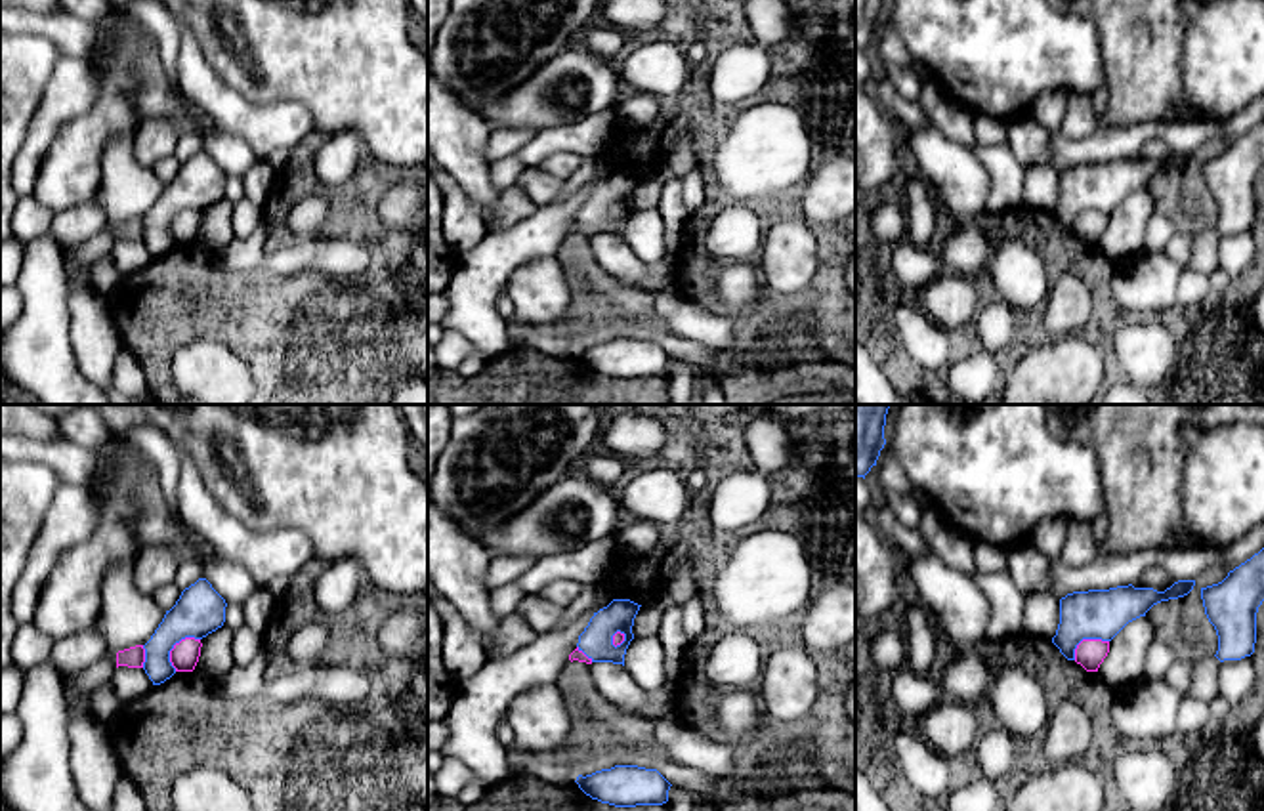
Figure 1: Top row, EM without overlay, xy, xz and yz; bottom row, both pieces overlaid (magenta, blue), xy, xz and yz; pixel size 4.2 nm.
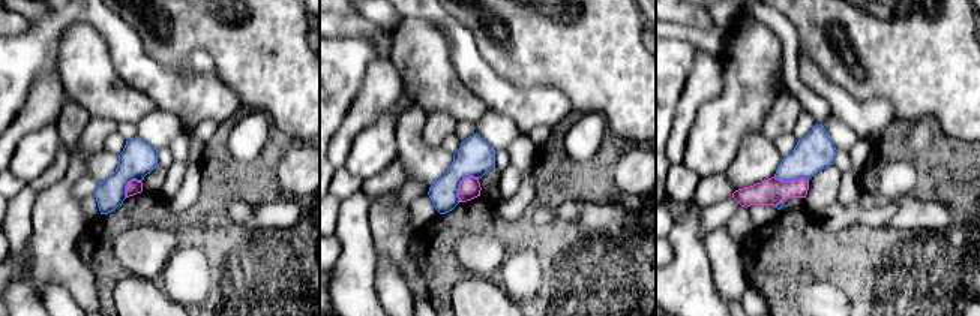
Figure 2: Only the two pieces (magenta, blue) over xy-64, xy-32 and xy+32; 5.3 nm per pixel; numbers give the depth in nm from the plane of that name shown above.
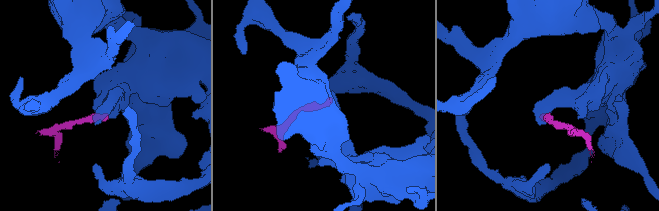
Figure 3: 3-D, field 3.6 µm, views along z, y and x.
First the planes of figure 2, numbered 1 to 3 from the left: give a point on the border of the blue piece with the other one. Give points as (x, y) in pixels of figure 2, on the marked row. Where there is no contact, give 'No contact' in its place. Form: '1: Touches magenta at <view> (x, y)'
1: Touches magenta at xy-64 (128, 184)
2: Touches magenta at xy-32 (461, 183)
3: Touches magenta at xy+32 (793, 180)

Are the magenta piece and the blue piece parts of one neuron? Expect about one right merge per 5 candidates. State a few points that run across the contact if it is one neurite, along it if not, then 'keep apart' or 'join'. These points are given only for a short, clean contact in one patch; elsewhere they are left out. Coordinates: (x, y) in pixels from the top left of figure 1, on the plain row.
line xy (199, 210), (182, 210), (174, 218), (170, 224), (174, 243); keep apart

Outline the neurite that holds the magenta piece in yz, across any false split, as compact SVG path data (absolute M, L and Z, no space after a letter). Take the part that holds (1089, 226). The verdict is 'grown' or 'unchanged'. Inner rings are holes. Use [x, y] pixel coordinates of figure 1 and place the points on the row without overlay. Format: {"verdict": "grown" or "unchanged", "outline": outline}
{"verdict": "unchanged", "outline": "M1083 212L1075 221L1075 235L1086 244L1098 244L1100 237L1109 225L1109 214Z"}

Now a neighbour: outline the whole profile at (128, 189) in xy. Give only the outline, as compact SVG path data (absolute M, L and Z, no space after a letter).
M115 137L103 155L101 185L95 193L107 221L124 223L145 218L166 183L134 158L134 145L124 137Z

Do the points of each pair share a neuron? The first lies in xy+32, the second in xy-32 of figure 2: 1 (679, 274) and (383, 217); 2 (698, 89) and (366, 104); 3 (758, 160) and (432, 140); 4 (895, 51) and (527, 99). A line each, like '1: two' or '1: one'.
1: two
2: one
3: two
4: two

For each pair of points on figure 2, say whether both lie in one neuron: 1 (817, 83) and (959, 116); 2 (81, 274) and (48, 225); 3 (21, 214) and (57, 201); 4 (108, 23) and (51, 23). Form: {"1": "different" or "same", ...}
{"1": "different", "2": "same", "3": "different", "4": "same"}

